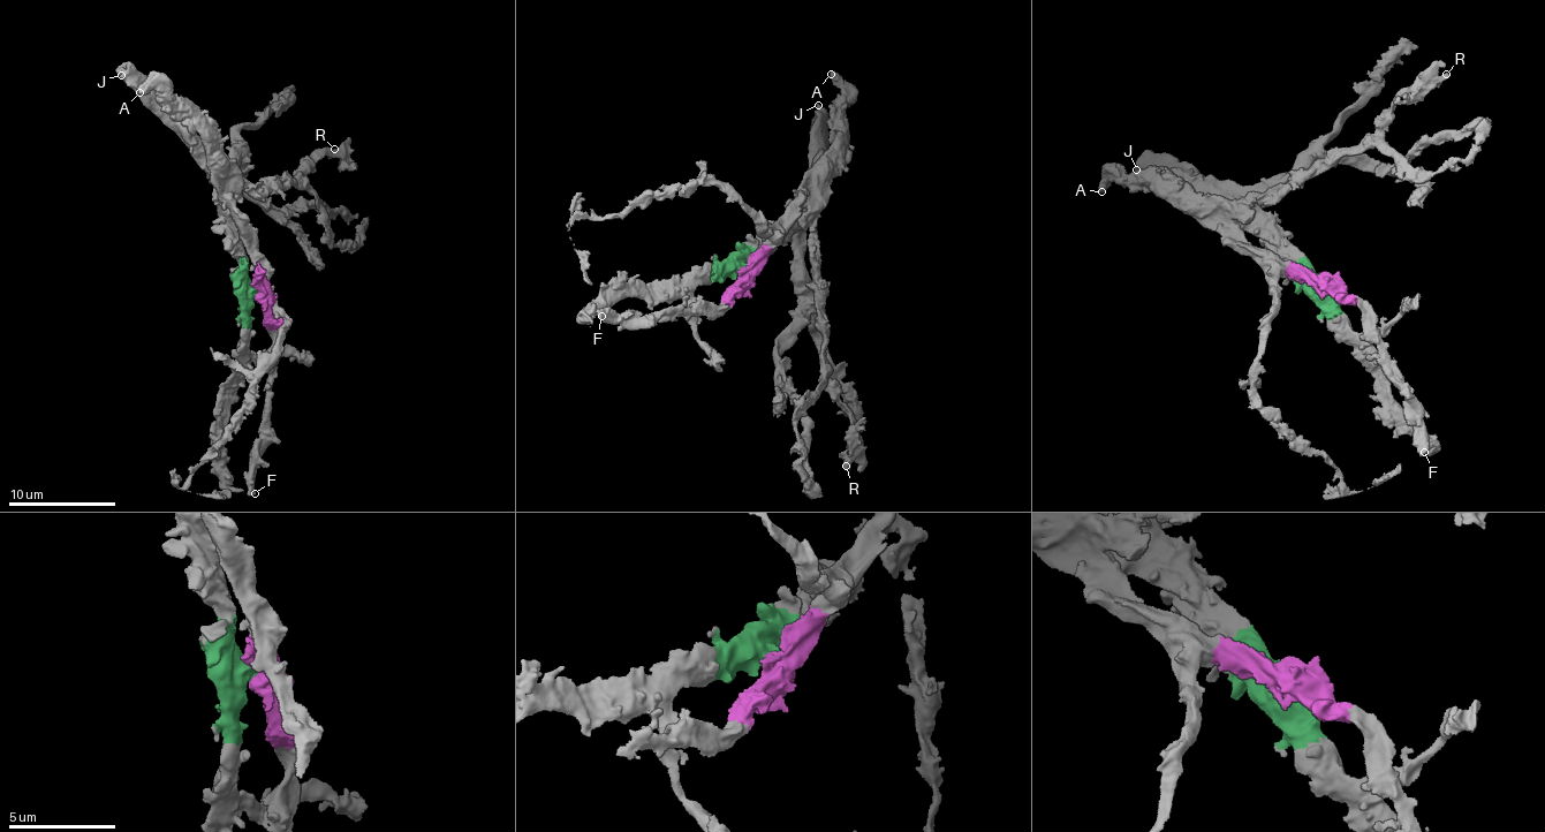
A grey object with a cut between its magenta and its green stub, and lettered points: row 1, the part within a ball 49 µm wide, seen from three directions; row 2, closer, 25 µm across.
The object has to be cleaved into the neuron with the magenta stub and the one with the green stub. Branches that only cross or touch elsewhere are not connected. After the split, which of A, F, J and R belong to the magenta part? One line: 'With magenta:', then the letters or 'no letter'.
With magenta: A, F, R

